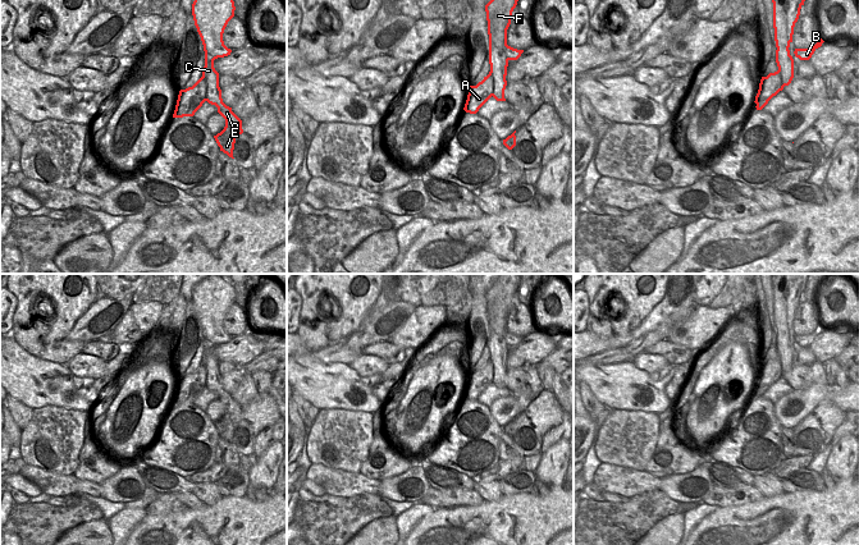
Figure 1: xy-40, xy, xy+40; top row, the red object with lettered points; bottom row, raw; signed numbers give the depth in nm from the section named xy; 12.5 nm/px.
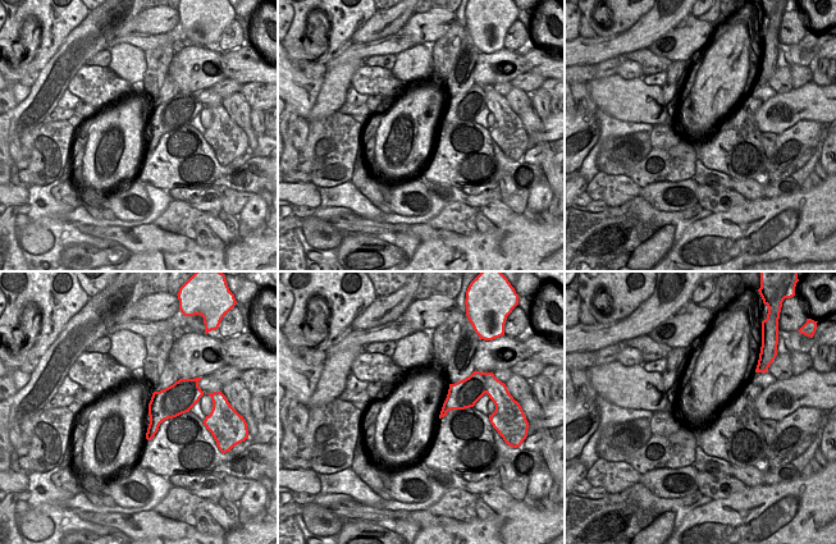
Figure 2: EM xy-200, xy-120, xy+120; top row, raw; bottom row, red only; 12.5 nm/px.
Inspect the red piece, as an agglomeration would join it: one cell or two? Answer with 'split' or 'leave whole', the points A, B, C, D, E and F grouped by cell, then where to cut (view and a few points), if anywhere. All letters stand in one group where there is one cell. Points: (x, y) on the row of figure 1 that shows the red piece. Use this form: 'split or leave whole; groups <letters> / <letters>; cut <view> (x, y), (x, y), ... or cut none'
split; groups A / B C D E F; cut xy-40 (202, 76), (206, 83), (205, 100)

